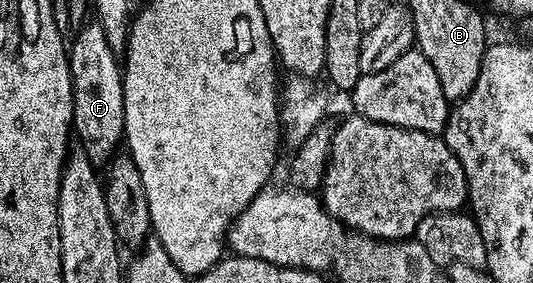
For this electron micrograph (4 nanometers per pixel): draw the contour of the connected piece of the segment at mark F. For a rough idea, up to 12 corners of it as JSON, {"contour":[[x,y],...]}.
{"contour":[[103,27],[68,46],[73,128],[94,167],[125,140],[123,69]]}

